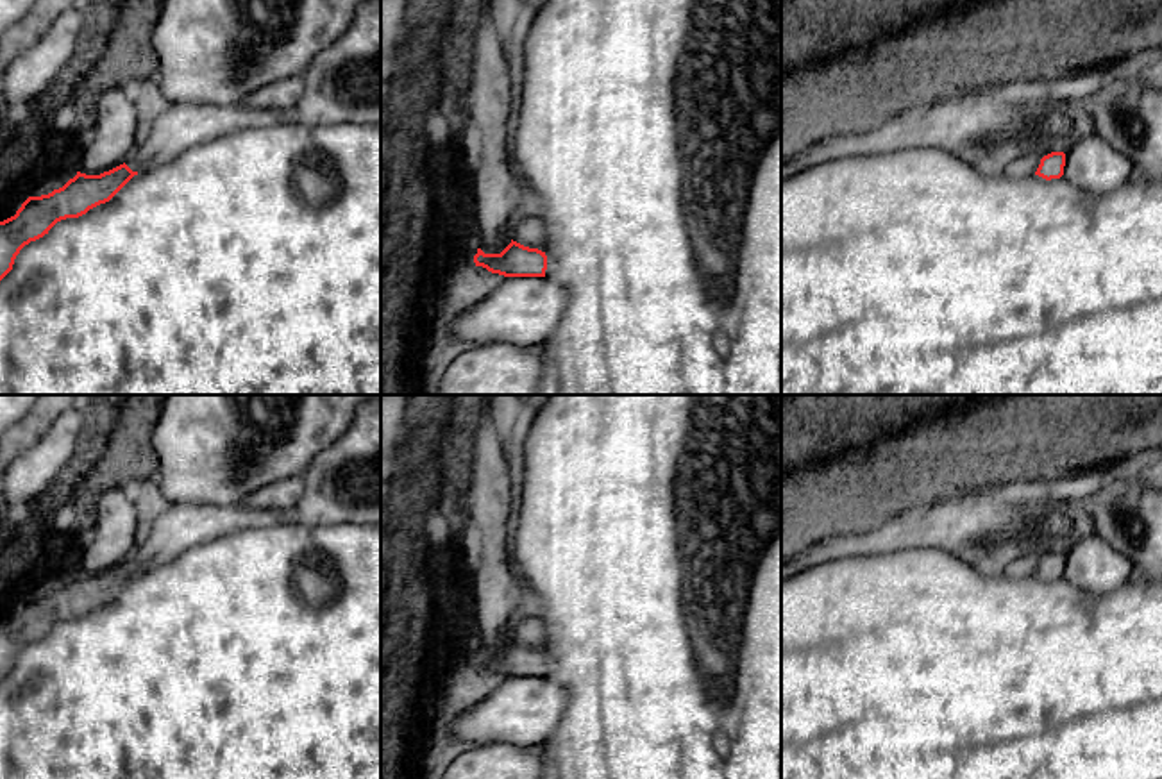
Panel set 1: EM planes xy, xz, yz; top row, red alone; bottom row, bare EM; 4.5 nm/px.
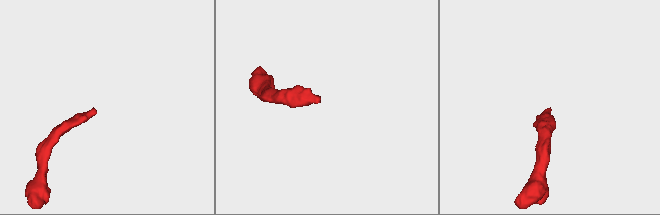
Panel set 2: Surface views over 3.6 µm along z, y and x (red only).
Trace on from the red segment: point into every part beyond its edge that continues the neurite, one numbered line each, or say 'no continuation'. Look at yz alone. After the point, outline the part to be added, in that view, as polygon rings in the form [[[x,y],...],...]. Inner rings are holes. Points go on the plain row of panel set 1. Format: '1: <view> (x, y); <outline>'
1: yz (1027, 563); [[[1040,547],[1040,549],[1021,550],[1021,554],[1006,566],[1005,574],[1008,577],[1035,575],[1040,559],[1051,552],[1062,552],[1062,549]]]

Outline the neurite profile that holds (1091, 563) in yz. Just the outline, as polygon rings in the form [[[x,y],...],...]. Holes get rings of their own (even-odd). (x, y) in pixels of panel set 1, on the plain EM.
[[[1098,534],[1069,541],[1064,575],[1073,586],[1090,595],[1108,595],[1124,584],[1133,570],[1130,559],[1114,550]]]

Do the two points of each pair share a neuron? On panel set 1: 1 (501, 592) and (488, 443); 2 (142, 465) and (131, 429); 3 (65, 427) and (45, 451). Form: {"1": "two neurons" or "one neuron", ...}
{"1": "one neuron", "2": "one neuron", "3": "one neuron"}

